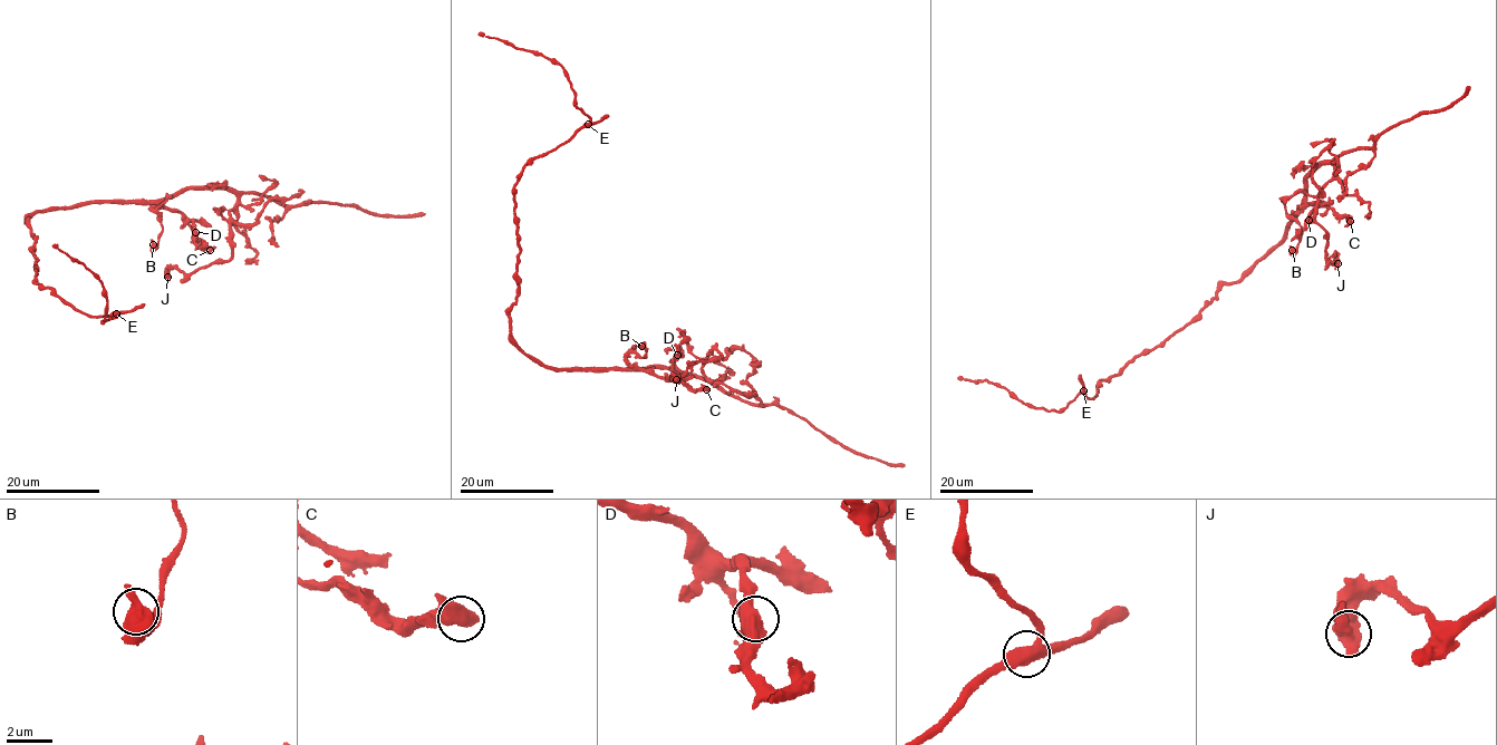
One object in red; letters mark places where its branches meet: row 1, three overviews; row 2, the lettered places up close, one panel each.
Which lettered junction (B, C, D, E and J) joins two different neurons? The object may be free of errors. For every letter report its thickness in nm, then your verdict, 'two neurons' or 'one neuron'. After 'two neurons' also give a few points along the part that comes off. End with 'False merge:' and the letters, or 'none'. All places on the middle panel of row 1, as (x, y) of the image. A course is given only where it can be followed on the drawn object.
B: 500 nm thick; one neuron
C: 500 nm thick; one neuron
D: 480 nm thick; one neuron
E: 550 nm thick; one neuron
J: 550 nm thick; one neuron
False merge: none

